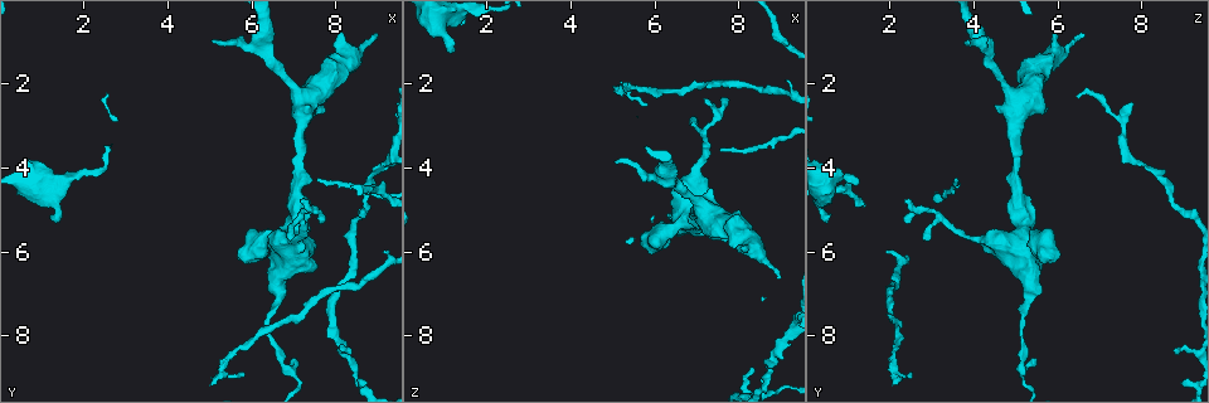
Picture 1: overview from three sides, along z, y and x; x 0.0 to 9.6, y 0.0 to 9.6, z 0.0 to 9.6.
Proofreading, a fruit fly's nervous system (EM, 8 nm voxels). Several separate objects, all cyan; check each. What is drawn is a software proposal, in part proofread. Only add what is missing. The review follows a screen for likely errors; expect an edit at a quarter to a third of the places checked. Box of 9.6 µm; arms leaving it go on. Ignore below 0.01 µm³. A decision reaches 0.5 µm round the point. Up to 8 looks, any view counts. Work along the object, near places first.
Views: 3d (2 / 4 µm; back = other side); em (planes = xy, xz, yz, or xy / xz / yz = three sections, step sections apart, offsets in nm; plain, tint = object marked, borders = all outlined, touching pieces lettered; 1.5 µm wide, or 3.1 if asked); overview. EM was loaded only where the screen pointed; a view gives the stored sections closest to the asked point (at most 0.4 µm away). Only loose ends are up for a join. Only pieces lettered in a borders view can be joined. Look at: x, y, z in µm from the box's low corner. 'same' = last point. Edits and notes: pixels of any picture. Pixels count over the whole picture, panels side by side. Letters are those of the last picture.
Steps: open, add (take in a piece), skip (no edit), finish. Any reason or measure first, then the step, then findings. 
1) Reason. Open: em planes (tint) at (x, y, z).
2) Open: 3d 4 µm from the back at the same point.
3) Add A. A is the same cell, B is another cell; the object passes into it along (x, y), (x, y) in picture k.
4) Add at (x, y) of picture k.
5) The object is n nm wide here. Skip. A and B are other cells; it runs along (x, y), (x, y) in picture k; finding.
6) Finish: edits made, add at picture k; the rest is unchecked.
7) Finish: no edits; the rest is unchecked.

Open: em xy step 8 (borders) at (5.75, 8.90, 2.55).

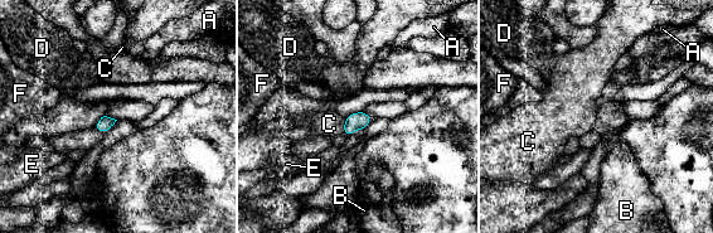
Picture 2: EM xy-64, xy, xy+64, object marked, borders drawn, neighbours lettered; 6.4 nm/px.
Cut it another way. Open: em planes (borders) at the same point.

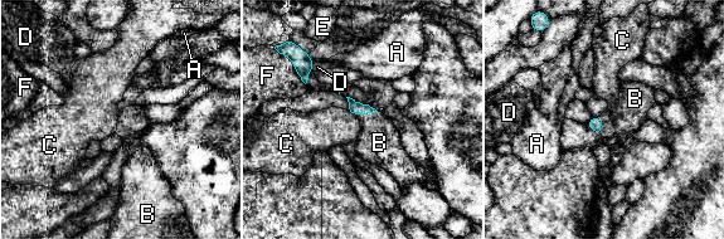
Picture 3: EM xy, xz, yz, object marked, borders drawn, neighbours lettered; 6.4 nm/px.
Add B. B is the same cell, A, C, D, E and F are other cells; the object passes into it along (355, 107), (367, 113), (379, 142) in picture 3; the neuron continues.

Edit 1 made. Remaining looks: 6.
Thin end. Open: 3d 2 µm from the back at (7.65, 5.35, 2.35).

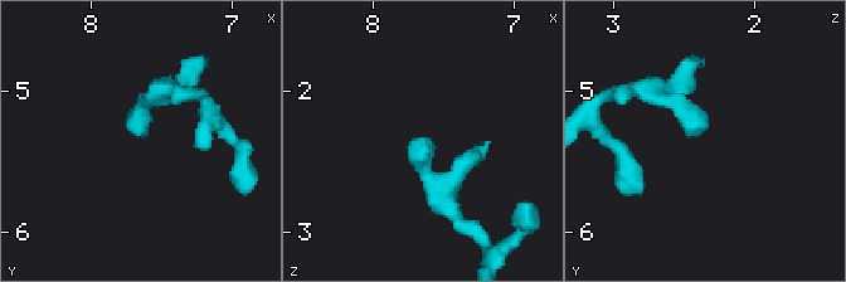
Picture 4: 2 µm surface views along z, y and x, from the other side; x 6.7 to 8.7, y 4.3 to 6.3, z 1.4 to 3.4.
Need the tissue. Open: em yz step 8 (borders) at (7.62, 5.32, 2.38).

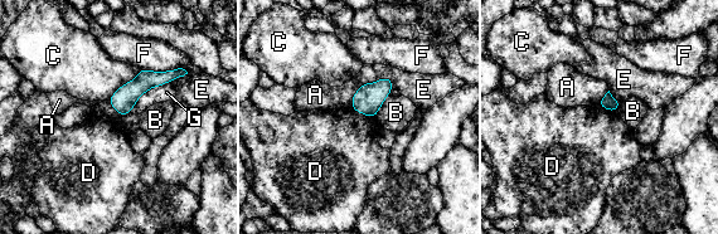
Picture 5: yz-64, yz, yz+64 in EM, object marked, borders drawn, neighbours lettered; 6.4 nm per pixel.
The object is 80 nm wide here; the longest contact is with G, 320 nm. Skip. A, B, C, D, E, F and G are other cells; no lettered piece goes on from it.

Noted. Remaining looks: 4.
Tapers out. Open: em planes (plain) at (8.30, 8.35, 8.80).

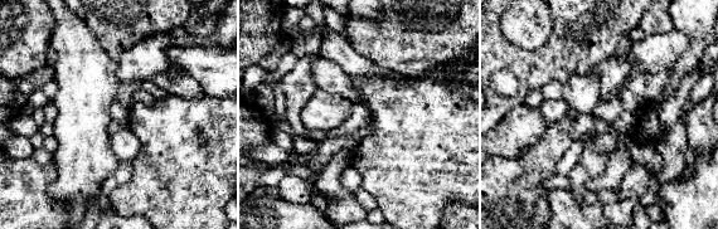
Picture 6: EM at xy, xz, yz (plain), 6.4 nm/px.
See the neighbours. Open: em planes (borders) at the same point.

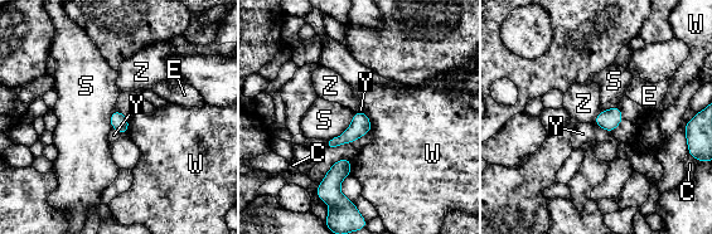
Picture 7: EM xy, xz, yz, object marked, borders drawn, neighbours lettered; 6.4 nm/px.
The object is 110 nm wide here. Skip. C, E, S, W, Y and Z are other cells; a border runs along (592, 122), (611, 133) in picture 7; no lettered piece goes on from it.

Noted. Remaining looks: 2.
Finish: edits made, add at picture 3; the rest is unchecked.

